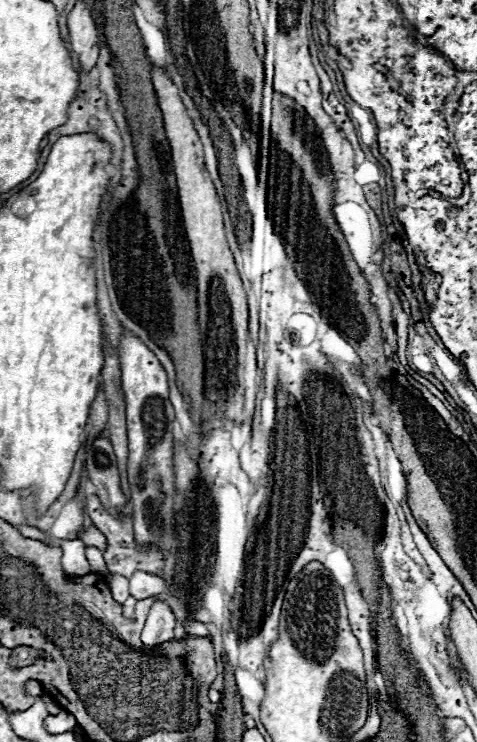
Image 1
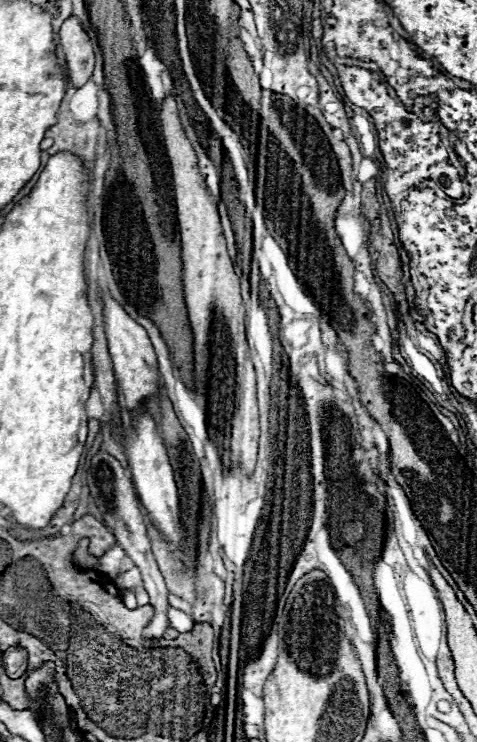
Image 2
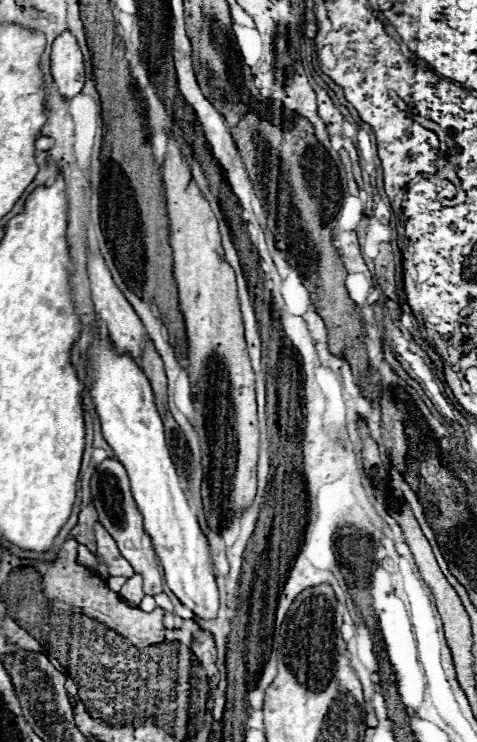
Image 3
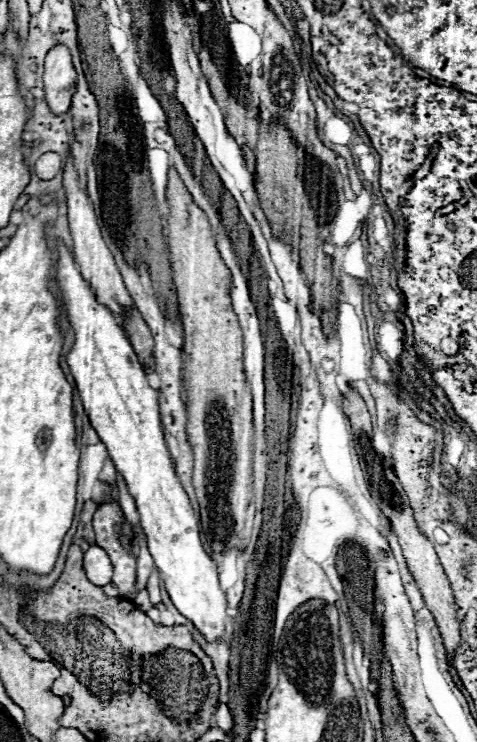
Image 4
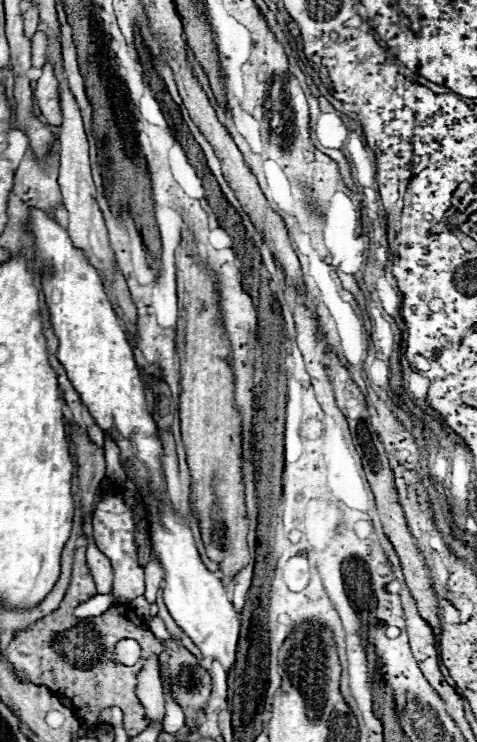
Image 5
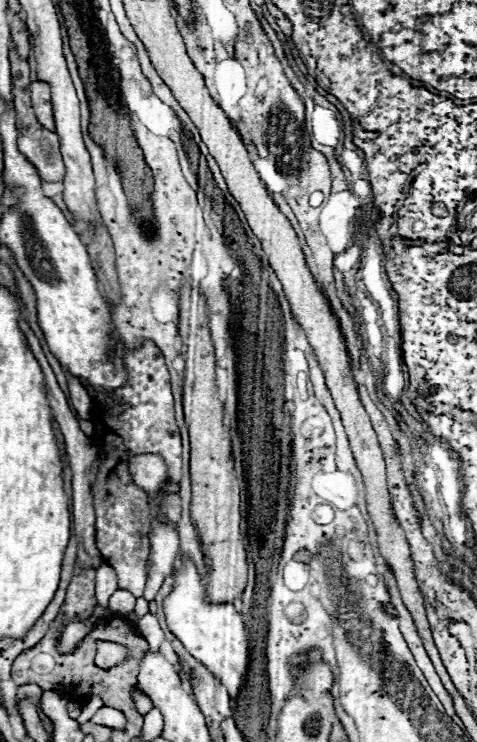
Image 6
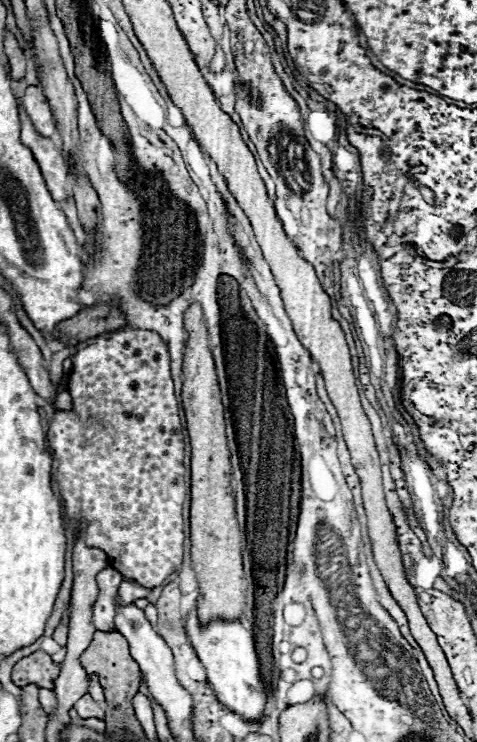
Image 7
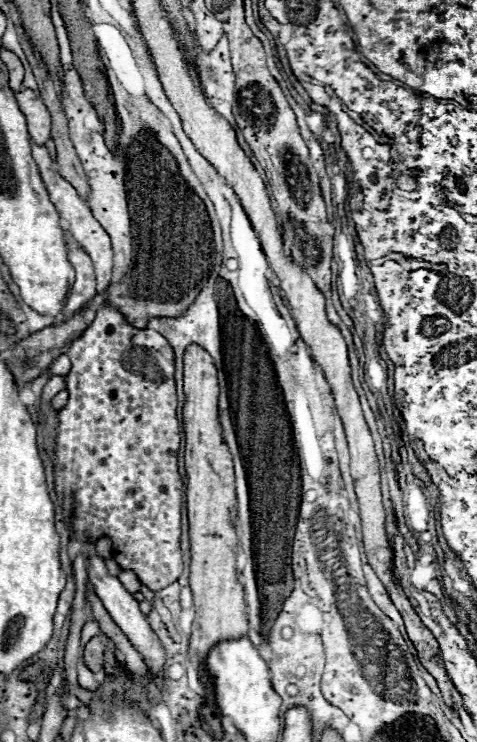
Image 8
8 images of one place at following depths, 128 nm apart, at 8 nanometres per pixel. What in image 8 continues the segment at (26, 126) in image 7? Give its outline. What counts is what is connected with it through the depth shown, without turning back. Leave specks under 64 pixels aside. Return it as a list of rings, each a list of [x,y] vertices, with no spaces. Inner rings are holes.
[[[32,142],[32,156],[34,156],[34,160],[36,160],[38,168],[40,168],[40,174],[42,174],[42,180],[44,180],[44,184],[46,184],[46,188],[48,188],[50,200],[54,202],[56,210],[60,212],[60,220],[62,220],[64,230],[70,232],[72,238],[90,254],[90,258],[92,258],[92,262],[94,262],[94,270],[96,270],[96,280],[98,280],[96,290],[98,290],[98,294],[104,294],[104,292],[108,290],[110,278],[112,278],[112,248],[110,248],[110,238],[108,238],[108,234],[104,232],[104,228],[100,228],[100,224],[96,224],[96,218],[92,216],[88,204],[78,196],[76,188],[74,188],[70,182],[66,182],[66,180],[52,168],[54,160],[48,156],[48,150],[46,150],[44,146],[38,146],[38,144]]]

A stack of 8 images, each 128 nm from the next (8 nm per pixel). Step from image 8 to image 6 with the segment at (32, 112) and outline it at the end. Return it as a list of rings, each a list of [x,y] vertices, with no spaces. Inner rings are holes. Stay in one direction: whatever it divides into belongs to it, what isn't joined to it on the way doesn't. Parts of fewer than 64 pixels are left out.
[[[32,82],[30,84],[30,98],[32,108],[40,124],[48,130],[54,130],[54,116],[52,116],[52,102],[50,102],[50,88],[46,82]]]

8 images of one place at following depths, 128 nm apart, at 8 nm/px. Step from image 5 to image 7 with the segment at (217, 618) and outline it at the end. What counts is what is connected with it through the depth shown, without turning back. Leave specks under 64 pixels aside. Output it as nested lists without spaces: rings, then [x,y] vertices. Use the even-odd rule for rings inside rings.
[[[196,610],[190,612],[186,620],[186,632],[192,648],[196,650],[200,662],[206,668],[208,682],[216,694],[216,698],[232,712],[250,722],[260,722],[266,710],[266,684],[260,674],[260,660],[254,648],[252,632],[246,630],[240,622],[210,622],[208,626],[200,626],[196,618]]]

